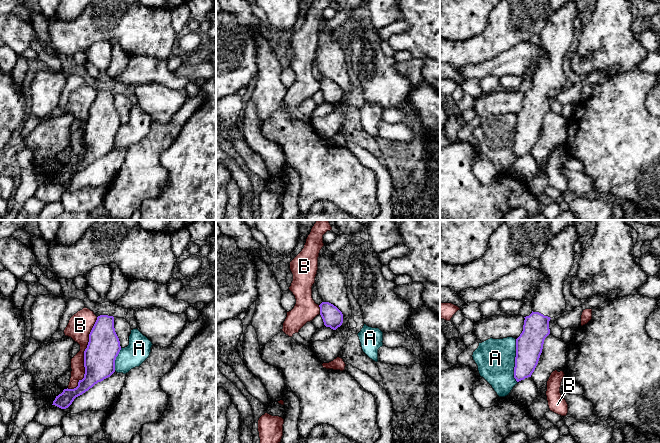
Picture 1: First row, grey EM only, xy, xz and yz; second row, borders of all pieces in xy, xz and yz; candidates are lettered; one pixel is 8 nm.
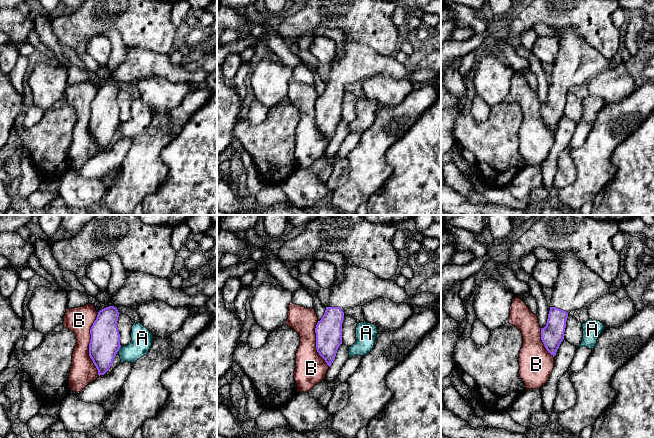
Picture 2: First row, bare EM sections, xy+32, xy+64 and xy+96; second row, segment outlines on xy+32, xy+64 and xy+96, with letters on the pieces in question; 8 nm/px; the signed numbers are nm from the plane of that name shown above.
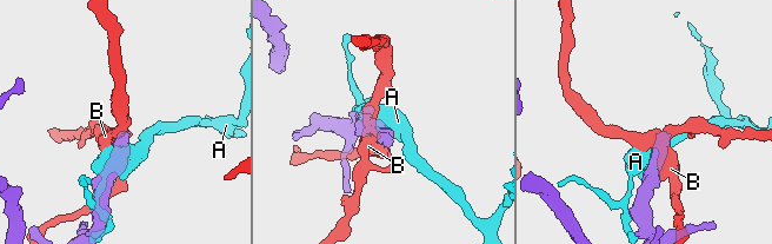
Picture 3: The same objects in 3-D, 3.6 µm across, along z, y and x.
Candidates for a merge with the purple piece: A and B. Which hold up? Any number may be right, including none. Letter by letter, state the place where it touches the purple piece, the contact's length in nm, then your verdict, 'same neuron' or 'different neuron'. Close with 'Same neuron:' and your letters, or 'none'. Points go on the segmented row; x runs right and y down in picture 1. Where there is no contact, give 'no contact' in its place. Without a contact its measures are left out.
A: yz (515, 361) | 360 nm | different neuron
B: xy (84, 356) | 650 nm | different neuron
Same neuron: none

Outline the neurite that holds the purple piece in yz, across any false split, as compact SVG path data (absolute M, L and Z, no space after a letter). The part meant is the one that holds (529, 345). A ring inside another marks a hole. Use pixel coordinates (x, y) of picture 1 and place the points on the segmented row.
M567 226L548 242L539 257L545 278L537 287L531 301L532 313L524 317L523 331L516 339L514 378L517 382L534 372L544 340L550 334L550 319L567 311L563 284L574 264L573 246L577 241L576 228Z

